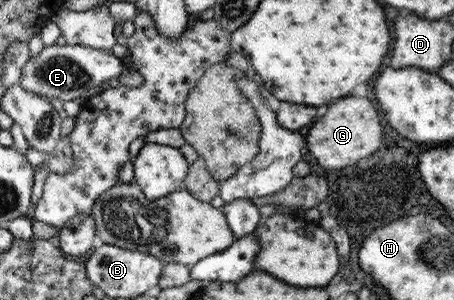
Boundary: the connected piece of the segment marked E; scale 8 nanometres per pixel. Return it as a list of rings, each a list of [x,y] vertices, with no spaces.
[[[54,44],[51,47],[43,47],[37,57],[26,60],[18,85],[28,92],[46,96],[49,100],[58,98],[64,102],[77,100],[81,93],[91,87],[100,86],[104,81],[114,83],[122,74],[122,61],[109,52],[80,45],[58,47]]]

